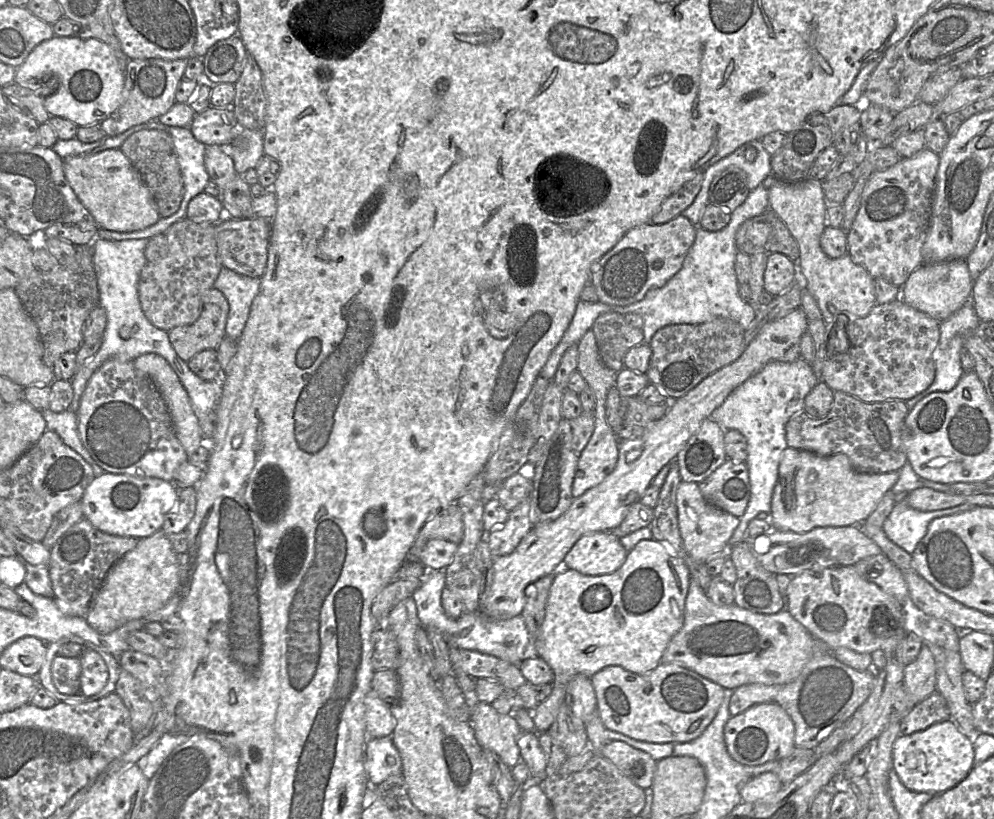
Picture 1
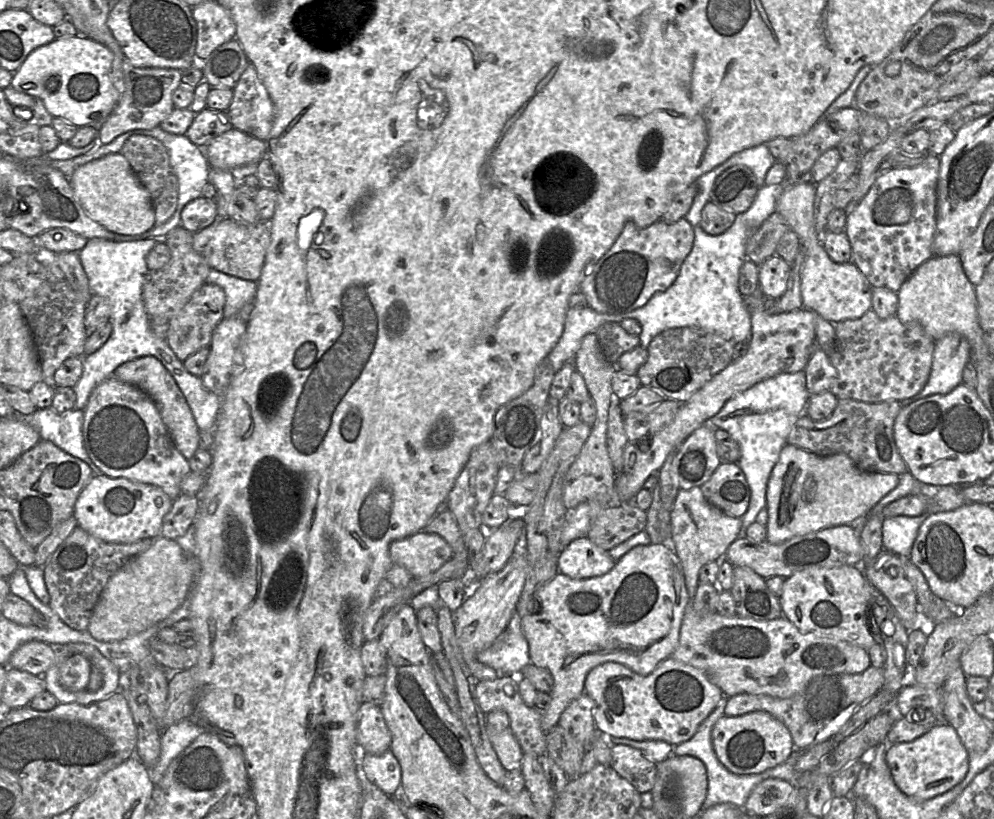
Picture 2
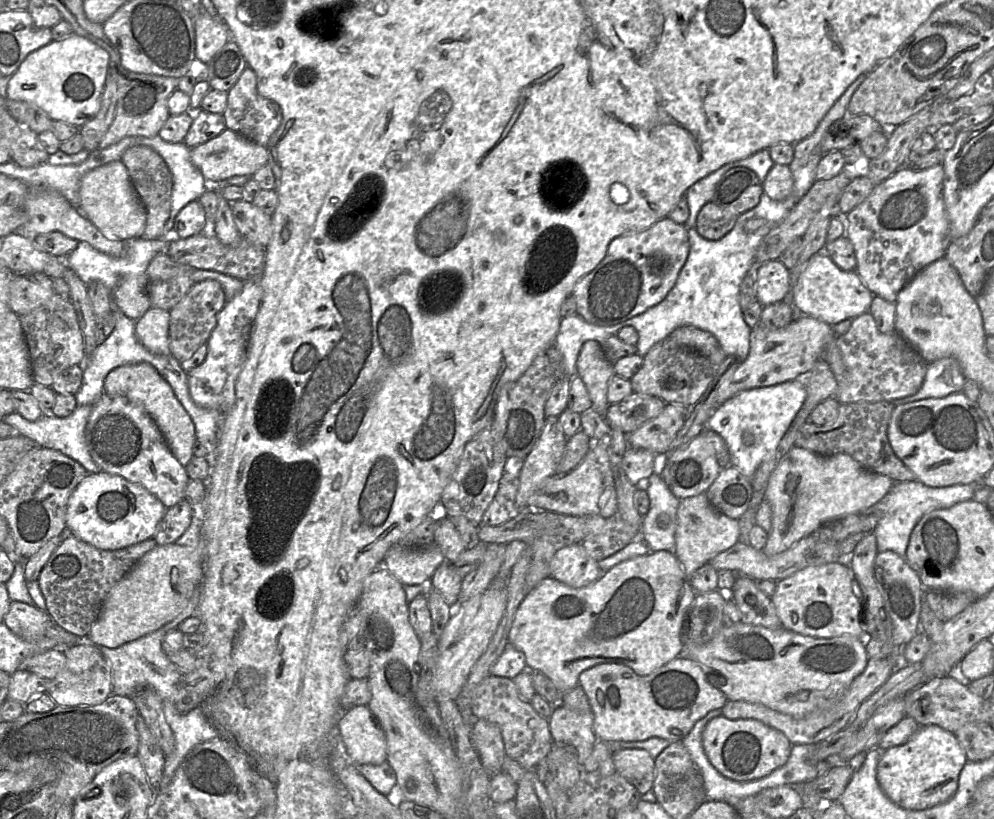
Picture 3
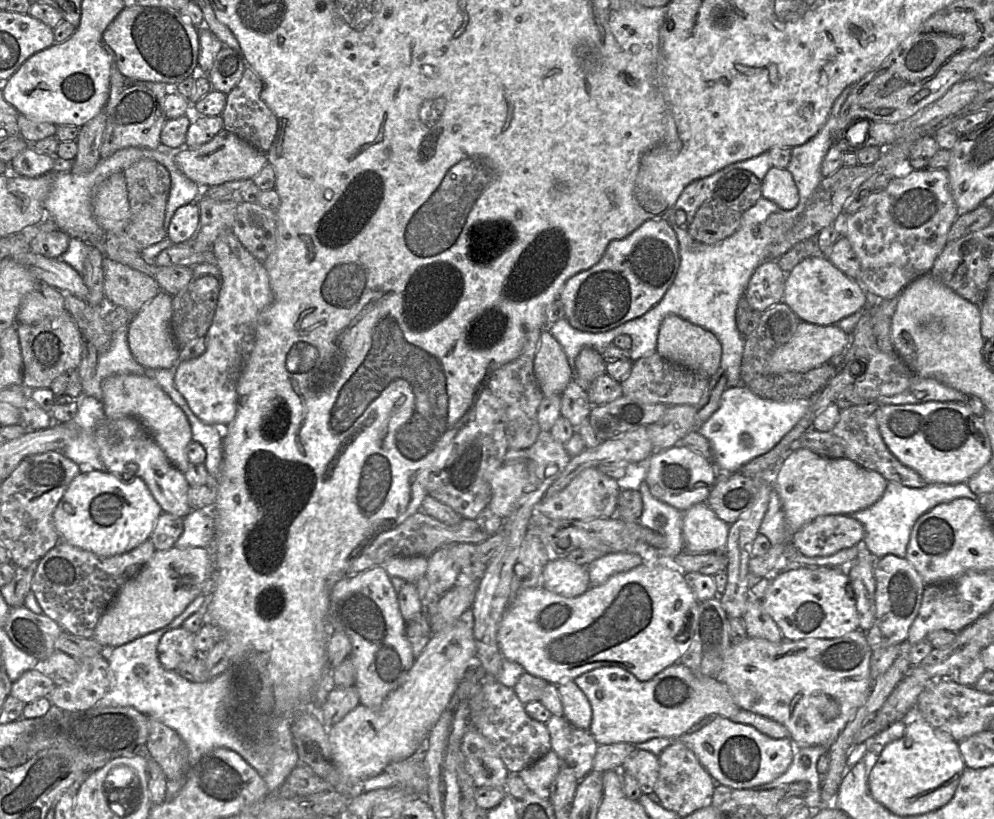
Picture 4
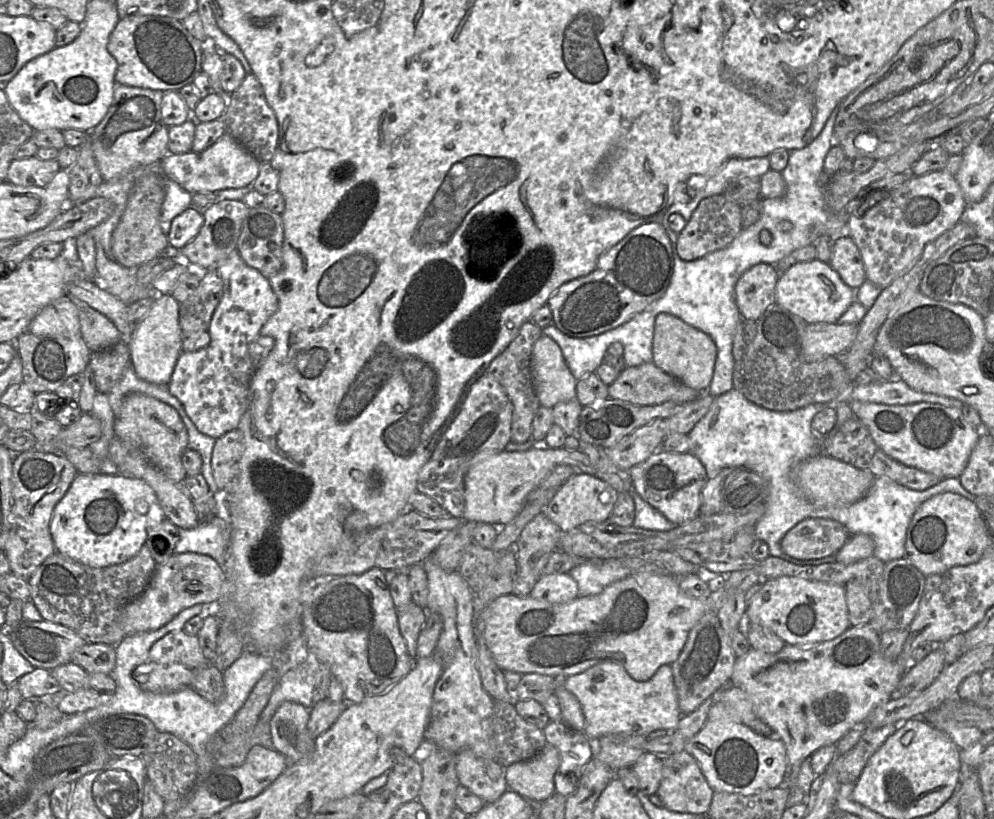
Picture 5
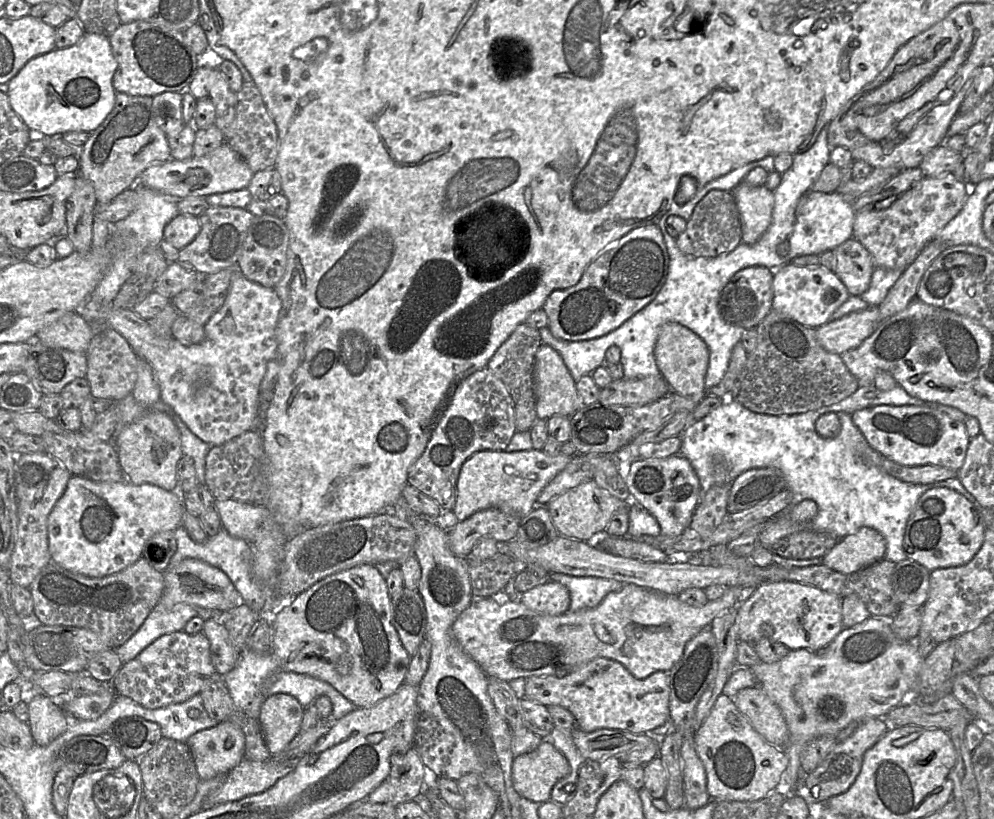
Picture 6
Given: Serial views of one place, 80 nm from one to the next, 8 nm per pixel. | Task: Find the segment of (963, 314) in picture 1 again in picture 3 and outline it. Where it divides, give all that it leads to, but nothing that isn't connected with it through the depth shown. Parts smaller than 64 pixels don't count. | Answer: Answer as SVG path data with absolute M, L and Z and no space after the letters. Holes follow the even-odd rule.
M941 358L929 364L923 384L915 394L896 399L892 403L897 406L925 398L943 398L952 393L964 392L965 380L955 358Z

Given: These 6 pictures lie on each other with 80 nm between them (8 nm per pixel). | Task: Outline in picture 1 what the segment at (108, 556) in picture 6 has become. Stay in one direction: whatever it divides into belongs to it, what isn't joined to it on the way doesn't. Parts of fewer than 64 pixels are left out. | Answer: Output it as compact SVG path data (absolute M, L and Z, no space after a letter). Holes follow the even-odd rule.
M104 472L87 486L80 503L83 517L100 531L140 540L161 530L166 515L176 506L177 495L173 482Z

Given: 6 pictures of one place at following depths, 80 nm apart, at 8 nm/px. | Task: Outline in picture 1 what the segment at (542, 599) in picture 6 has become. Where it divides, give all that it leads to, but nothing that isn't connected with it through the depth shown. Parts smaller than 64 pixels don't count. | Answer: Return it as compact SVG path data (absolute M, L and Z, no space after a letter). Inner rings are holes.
M594 532L582 536L573 545L562 566L588 576L608 575L624 564L627 554L620 538L612 532Z

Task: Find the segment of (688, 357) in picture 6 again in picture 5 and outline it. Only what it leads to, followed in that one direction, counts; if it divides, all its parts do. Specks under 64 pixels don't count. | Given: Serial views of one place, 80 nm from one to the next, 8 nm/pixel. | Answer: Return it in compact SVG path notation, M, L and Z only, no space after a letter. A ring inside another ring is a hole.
M657 315L653 338L653 362L664 372L690 388L705 392L712 380L716 354L716 344L705 332L674 315Z

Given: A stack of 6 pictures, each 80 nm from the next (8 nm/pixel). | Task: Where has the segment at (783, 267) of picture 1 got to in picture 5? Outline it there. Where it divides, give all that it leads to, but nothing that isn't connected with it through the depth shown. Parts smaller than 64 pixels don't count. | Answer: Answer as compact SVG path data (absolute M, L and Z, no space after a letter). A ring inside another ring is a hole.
M758 263L741 275L734 289L741 317L756 321L768 306L775 303L779 275L776 265L767 263Z

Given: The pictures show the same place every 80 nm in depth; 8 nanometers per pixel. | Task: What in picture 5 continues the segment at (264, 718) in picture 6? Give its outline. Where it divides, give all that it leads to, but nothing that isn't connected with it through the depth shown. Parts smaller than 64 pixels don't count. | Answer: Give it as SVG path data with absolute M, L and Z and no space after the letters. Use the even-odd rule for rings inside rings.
M283 702L270 721L272 747L290 764L313 753L315 739L307 729L310 710L300 703Z

